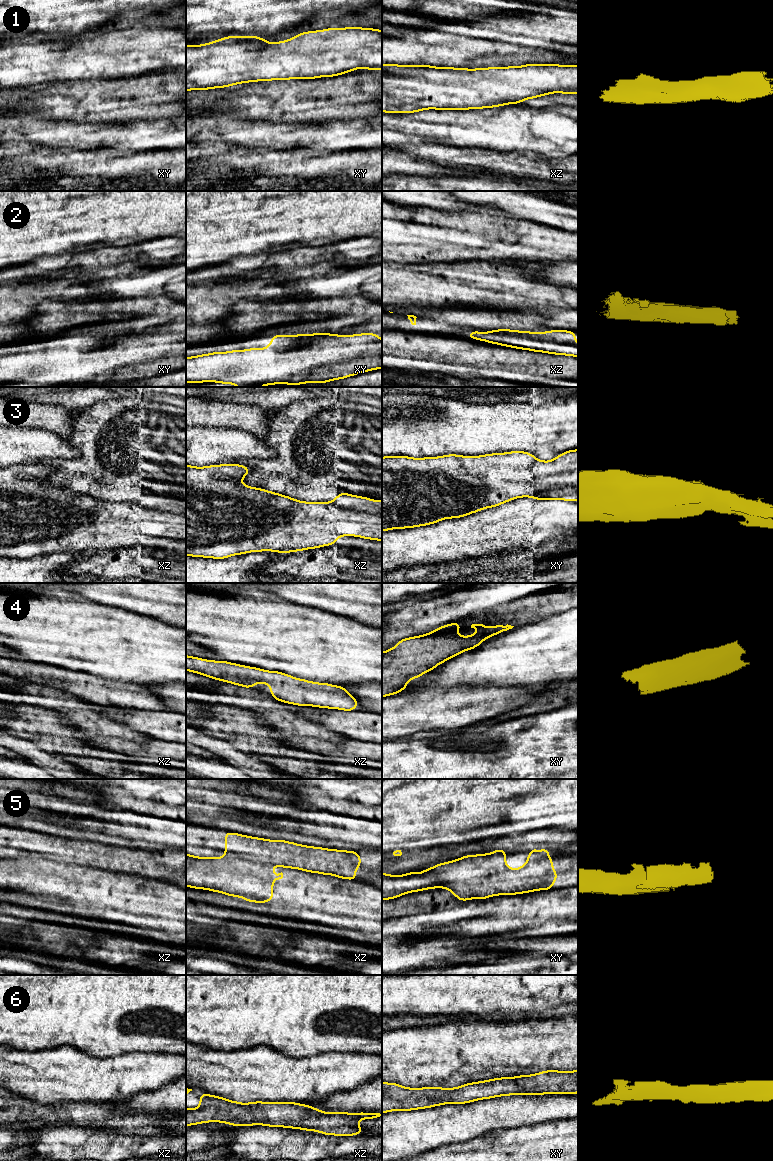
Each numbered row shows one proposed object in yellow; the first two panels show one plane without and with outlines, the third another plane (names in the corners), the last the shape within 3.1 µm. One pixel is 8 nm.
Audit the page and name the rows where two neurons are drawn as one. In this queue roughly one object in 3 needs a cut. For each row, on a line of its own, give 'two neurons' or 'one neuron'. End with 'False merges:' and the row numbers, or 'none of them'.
1: one neuron
2: one neuron
3: one neuron
4: one neuron
5: two neurons
6: one neuron
False merges: 5

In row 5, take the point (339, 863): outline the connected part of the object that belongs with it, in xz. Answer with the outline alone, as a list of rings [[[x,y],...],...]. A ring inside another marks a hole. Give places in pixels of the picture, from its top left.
[[[225,831],[225,855],[260,865],[300,869],[357,881],[354,872],[361,866],[357,851],[336,850],[268,840]]]

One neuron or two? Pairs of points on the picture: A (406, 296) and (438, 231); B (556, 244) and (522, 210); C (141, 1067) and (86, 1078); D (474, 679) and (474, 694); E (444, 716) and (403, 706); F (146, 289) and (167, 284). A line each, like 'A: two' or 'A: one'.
A: two
B: two
C: one
D: two
E: one
F: one

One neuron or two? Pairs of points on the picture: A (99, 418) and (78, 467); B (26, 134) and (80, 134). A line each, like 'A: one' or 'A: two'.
A: one
B: one

